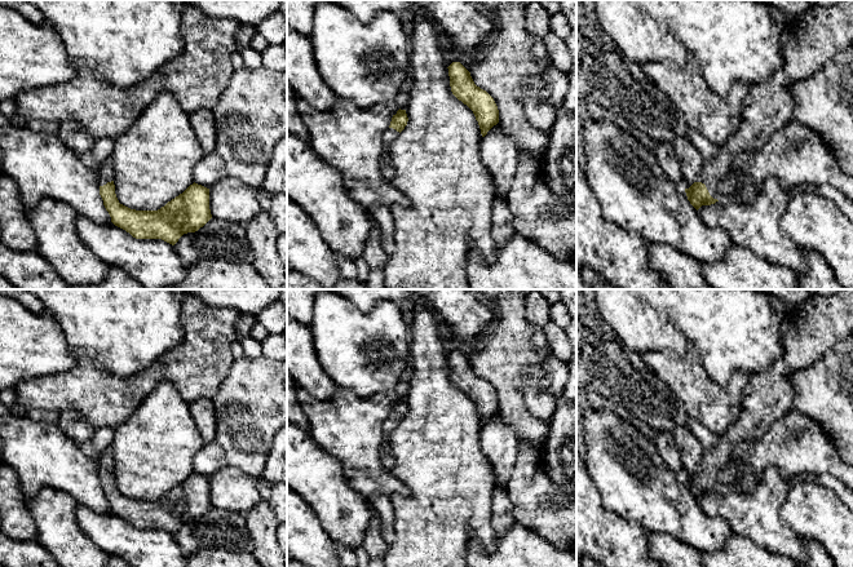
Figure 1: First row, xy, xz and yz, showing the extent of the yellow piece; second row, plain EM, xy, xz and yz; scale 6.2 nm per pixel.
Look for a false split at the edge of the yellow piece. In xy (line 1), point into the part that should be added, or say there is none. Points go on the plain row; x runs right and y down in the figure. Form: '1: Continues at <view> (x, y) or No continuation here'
1: Continues at xy (105, 461)

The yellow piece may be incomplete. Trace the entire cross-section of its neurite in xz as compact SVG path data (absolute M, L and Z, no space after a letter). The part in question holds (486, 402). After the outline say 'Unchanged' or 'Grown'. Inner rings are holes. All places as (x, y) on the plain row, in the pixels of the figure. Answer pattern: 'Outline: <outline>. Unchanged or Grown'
Outline: M452 351L447 358L452 384L473 400L485 426L499 412L499 399L494 387L474 373L470 362L460 351Z. Unchanged

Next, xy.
Outline: M111 448L97 457L98 477L111 511L136 528L162 528L174 535L187 522L195 522L211 508L209 478L193 473L158 500L136 500L119 492L112 470Z. Grown

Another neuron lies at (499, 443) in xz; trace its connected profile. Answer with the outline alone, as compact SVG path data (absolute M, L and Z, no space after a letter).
M498 412L482 426L479 443L492 466L495 487L507 488L520 446L513 428L505 424Z

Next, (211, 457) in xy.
M216 440L204 442L194 457L194 471L207 478L227 465L225 452Z

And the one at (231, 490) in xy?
M227 465L209 477L212 506L246 515L261 500L258 478Z

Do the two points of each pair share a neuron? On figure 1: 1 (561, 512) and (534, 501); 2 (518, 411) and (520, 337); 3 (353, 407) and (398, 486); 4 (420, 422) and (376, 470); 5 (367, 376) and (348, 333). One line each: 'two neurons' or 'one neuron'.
1: one neuron
2: one neuron
3: one neuron
4: two neurons
5: one neuron

